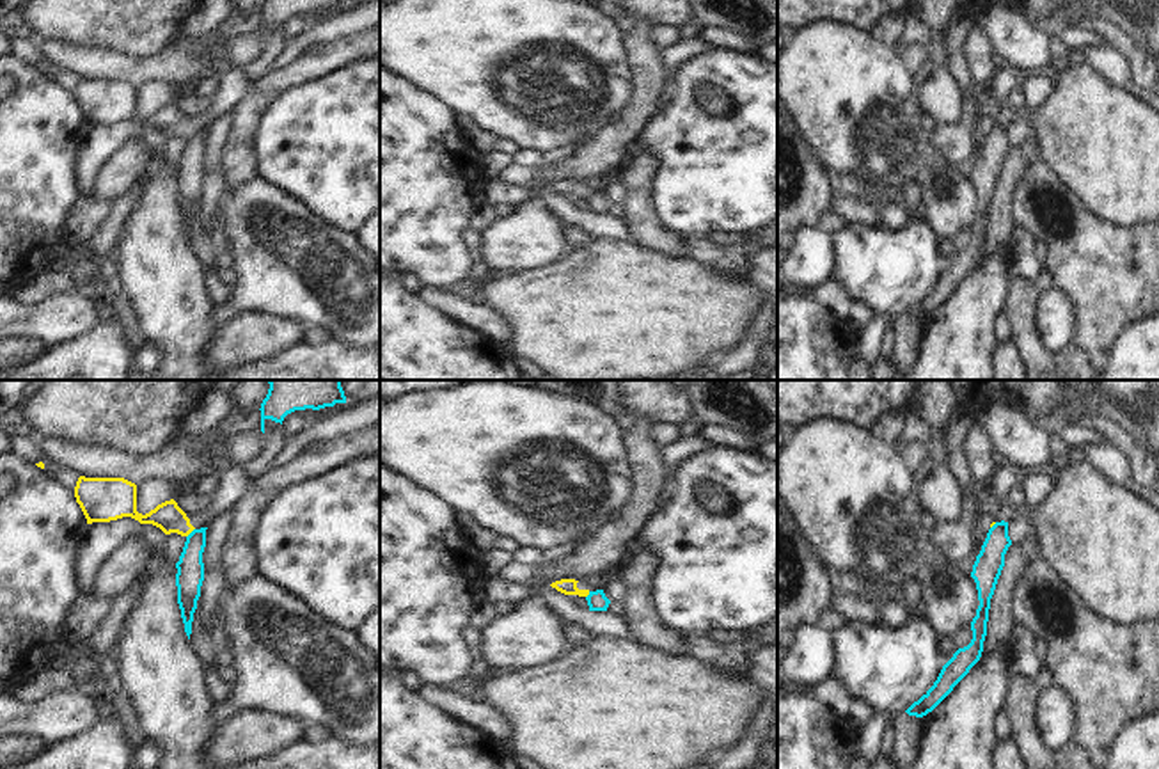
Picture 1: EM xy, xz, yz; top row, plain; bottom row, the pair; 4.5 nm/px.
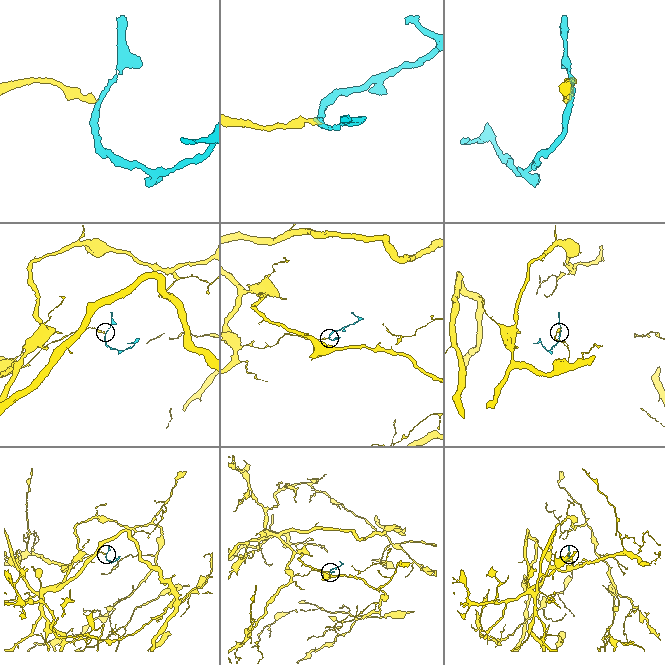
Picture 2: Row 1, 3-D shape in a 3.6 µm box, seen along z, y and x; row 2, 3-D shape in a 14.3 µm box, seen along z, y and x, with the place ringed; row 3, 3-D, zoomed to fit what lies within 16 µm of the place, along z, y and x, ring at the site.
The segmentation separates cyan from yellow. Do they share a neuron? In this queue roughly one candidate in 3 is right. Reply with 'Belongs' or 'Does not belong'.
Does not belong.

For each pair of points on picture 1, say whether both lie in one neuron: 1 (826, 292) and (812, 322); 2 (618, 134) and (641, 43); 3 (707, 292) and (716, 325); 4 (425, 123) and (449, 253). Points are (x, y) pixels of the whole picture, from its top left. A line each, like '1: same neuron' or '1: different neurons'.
1: different neurons
2: same neuron
3: same neuron
4: same neuron

